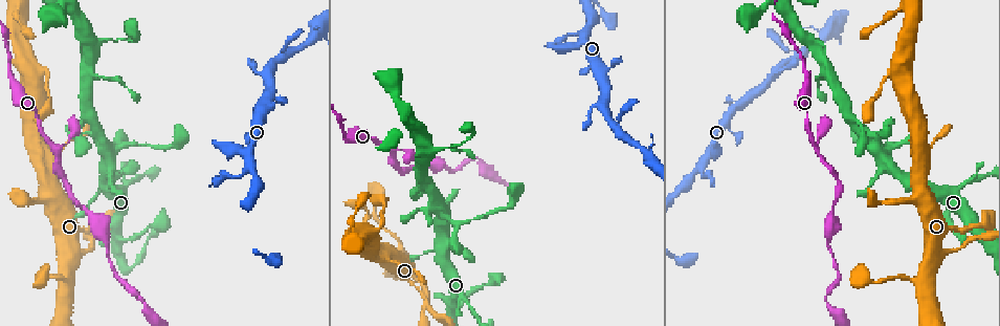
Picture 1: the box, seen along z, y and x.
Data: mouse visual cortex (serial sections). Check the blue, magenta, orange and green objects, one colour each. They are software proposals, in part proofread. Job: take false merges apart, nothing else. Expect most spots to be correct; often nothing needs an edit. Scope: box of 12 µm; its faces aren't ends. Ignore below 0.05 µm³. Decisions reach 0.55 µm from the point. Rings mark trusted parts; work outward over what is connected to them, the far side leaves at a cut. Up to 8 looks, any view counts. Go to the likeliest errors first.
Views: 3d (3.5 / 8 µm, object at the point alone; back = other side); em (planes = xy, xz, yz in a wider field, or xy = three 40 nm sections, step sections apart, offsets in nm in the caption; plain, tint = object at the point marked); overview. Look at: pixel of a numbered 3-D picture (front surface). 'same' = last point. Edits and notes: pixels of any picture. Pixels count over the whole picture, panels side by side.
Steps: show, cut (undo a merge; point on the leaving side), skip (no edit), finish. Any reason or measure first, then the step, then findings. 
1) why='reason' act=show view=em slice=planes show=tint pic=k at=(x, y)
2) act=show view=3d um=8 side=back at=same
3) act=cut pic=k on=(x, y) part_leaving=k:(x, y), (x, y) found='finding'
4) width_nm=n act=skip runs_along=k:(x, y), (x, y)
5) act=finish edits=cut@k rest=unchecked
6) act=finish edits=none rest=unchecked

why='three arms meet' act=show view=3d um=3.5 pic=1 at=(280, 57)

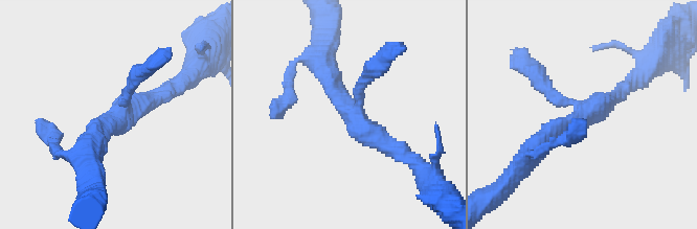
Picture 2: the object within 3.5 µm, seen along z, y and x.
arms=3 arm_widths_nm=200,250,300 act=show view=em slice=xy step=3 show=tint pic=2 at=(583, 114)

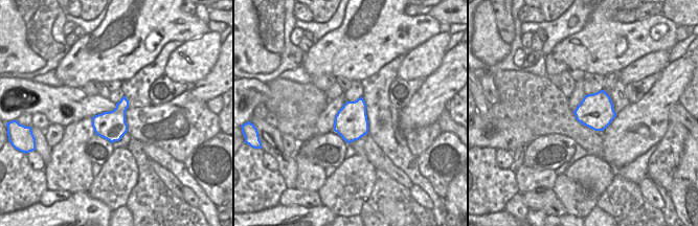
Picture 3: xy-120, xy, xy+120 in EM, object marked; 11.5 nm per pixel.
act=skip runs_along=2:(322, 67), (358, 123), (406, 155) found='one cell here'

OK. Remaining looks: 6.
why='abrupt turn' act=show view=3d um=3.5 pic=1 at=(246, 170)

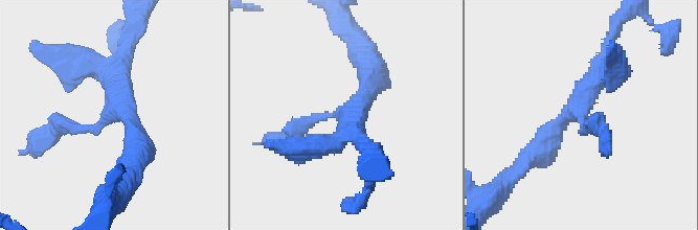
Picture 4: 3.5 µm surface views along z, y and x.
act=show view=em slice=xy step=3 show=tint pic=4 at=(583, 112)

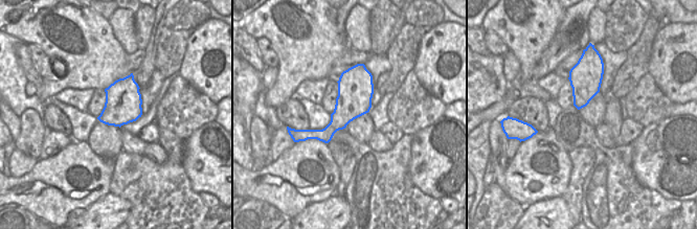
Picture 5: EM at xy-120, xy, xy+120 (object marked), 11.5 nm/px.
act=skip runs_along=4:(605, 53), (579, 101), (603, 134) found='all the same cell'

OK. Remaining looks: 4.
why='three arms meet' act=show view=3d um=3.5 pic=1 at=(55, 147)

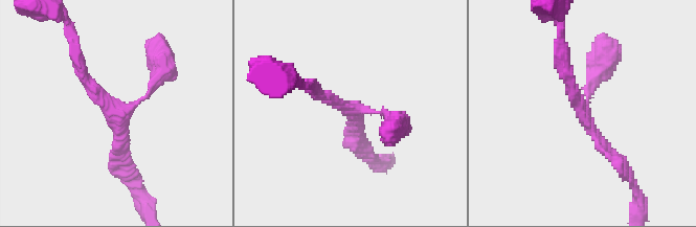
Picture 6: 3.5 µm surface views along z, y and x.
why='now the EM' act=show view=em slice=xy step=2 show=tint pic=6 at=(352, 112)

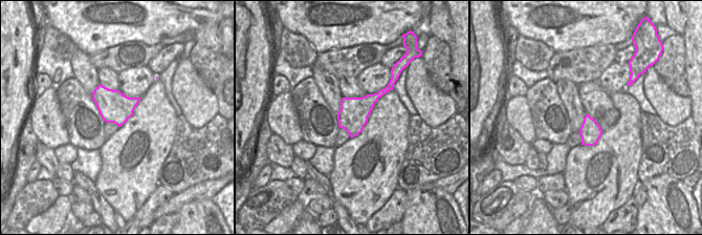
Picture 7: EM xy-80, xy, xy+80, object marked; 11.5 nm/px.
width_nm=340 act=skip runs_along=6:(563, 63), (587, 123), (625, 172) found='all the same cell'

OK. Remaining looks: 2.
act=finish edits=none rest=unchecked

